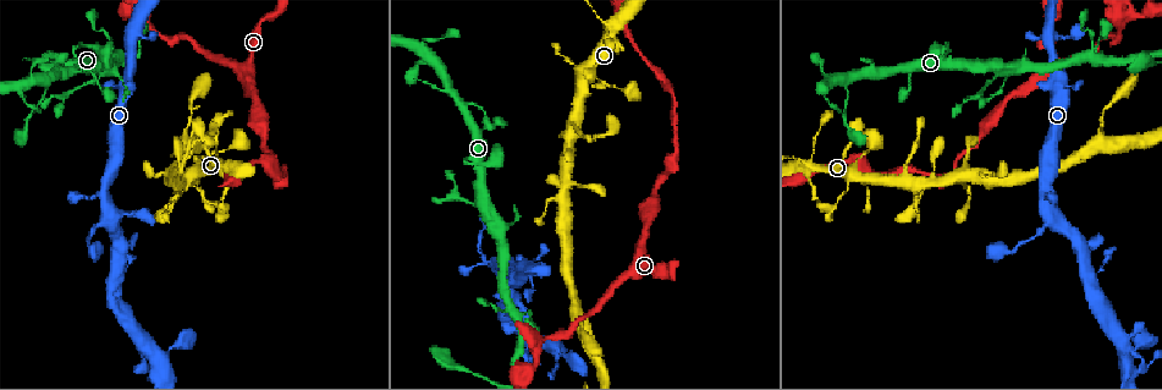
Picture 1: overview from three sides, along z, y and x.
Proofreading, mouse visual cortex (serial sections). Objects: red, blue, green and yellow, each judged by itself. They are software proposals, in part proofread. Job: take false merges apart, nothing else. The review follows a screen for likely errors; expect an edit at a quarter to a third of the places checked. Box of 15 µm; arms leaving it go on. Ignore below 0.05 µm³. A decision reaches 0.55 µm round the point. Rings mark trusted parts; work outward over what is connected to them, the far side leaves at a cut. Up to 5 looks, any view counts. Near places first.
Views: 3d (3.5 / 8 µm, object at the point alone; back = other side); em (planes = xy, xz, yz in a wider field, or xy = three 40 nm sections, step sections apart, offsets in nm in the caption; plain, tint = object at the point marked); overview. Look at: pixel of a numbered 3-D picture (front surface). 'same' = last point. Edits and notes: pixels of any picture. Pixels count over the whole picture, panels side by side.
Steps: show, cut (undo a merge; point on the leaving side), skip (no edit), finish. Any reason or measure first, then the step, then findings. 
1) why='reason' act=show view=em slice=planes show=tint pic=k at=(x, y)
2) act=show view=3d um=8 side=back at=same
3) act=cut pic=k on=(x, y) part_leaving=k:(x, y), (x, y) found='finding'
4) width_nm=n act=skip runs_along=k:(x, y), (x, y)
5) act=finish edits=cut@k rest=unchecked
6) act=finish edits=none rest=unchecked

why='small branch off a trunk' act=show view=3d um=3.5 pic=1 at=(110, 208)

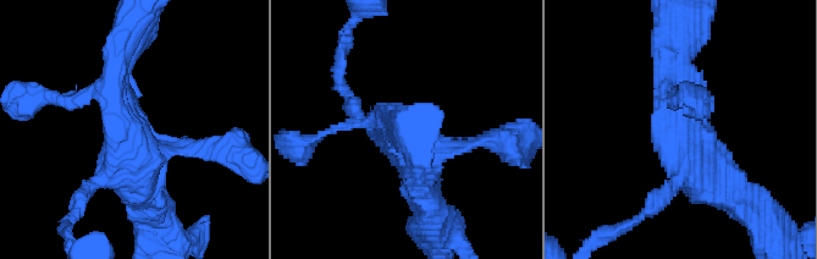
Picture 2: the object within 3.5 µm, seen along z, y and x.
arms=4 arm_widths_nm=150,200,300,400 act=show view=em slice=xy step=1 show=tint pic=2 at=(677, 133)

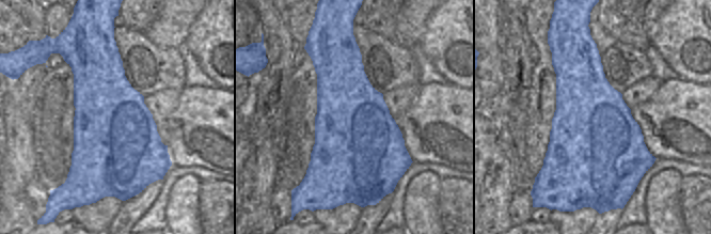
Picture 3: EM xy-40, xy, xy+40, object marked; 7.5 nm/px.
act=skip runs_along=2:(678, 71), (680, 143), (743, 203) found='all the same cell'

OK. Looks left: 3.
why='thin arm on a thick one' act=show view=3d um=3.5 pic=1 at=(997, 69)

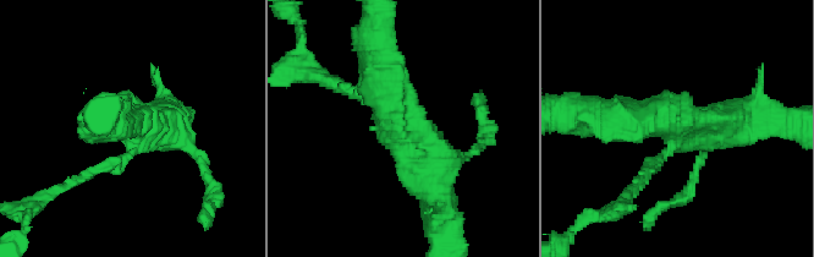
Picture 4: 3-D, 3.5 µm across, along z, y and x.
arms=3 arm_widths_nm=200,450,500 why='now the EM' act=show view=em slice=xy step=5 show=tint pic=4 at=(674, 123)

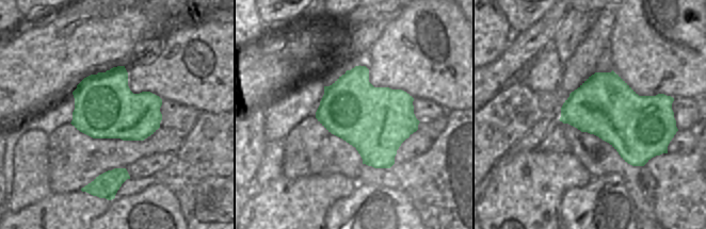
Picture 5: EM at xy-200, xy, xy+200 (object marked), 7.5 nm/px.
act=skip found='one cell here'

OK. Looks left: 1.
act=finish edits=none rest=unchecked

